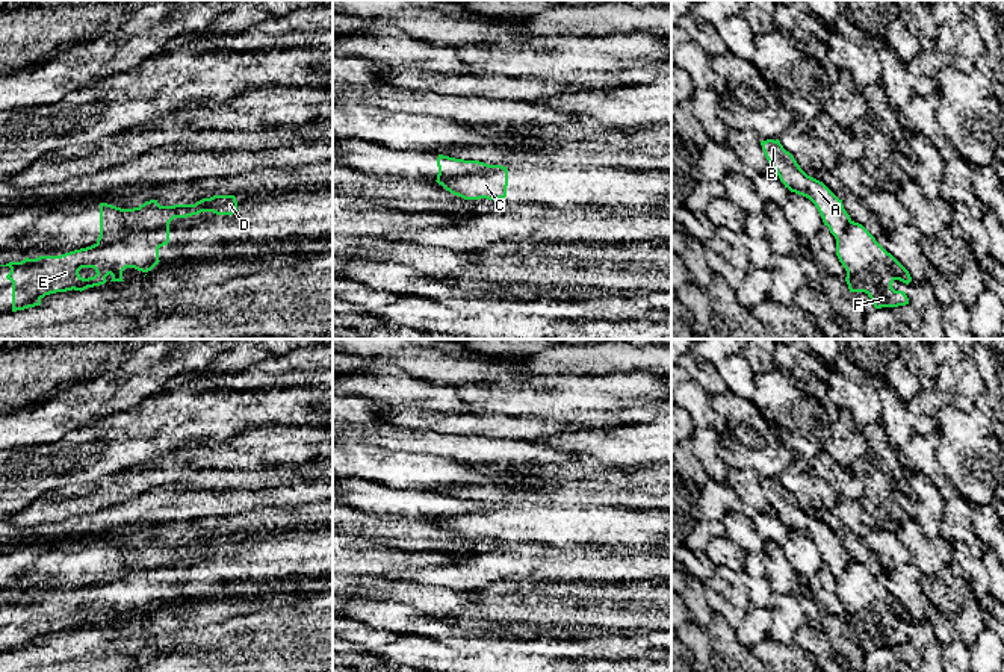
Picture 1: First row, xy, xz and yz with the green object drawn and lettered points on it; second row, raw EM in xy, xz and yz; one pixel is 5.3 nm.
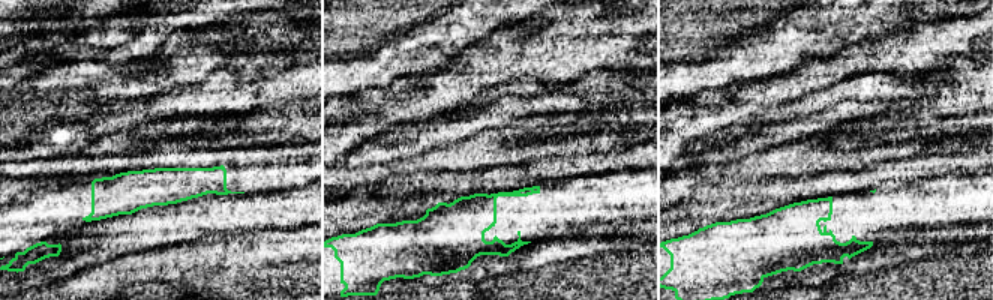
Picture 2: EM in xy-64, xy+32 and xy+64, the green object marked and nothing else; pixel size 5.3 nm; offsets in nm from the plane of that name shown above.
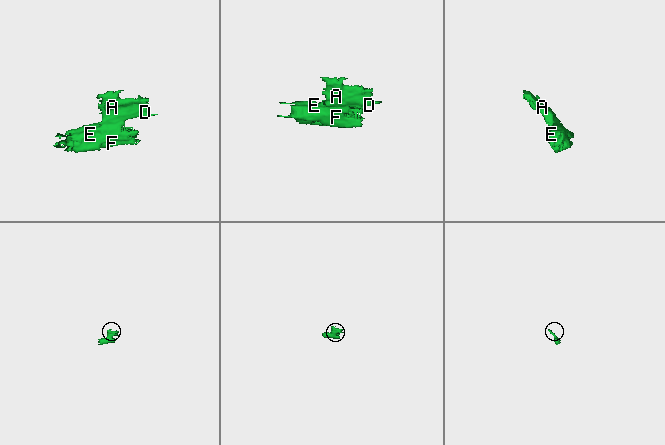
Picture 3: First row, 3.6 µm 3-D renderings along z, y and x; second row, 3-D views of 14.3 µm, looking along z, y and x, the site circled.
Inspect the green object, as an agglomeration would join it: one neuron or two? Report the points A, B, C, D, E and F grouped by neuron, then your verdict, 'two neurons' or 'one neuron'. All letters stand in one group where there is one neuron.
groups A B D / C E F; two neurons

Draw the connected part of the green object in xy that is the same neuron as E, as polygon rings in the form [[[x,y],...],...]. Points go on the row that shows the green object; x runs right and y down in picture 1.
[[[169,224],[159,229],[130,233],[116,241],[97,242],[91,247],[74,250],[60,256],[26,257],[21,262],[9,262],[0,266],[9,266],[6,275],[12,282],[12,312],[24,310],[41,304],[45,295],[67,291],[85,291],[88,288],[104,285],[110,274],[110,282],[124,282],[122,271],[135,268],[145,275],[159,260],[159,248],[169,242]]]

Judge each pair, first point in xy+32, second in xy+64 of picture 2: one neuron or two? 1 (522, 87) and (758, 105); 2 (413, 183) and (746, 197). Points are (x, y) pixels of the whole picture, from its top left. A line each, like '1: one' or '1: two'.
1: two
2: one

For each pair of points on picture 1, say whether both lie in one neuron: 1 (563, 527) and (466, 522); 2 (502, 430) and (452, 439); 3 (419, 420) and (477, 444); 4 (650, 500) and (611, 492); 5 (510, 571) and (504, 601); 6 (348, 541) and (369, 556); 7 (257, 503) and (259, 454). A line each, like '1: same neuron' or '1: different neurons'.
1: same neuron
2: different neurons
3: different neurons
4: same neuron
5: different neurons
6: different neurons
7: different neurons

